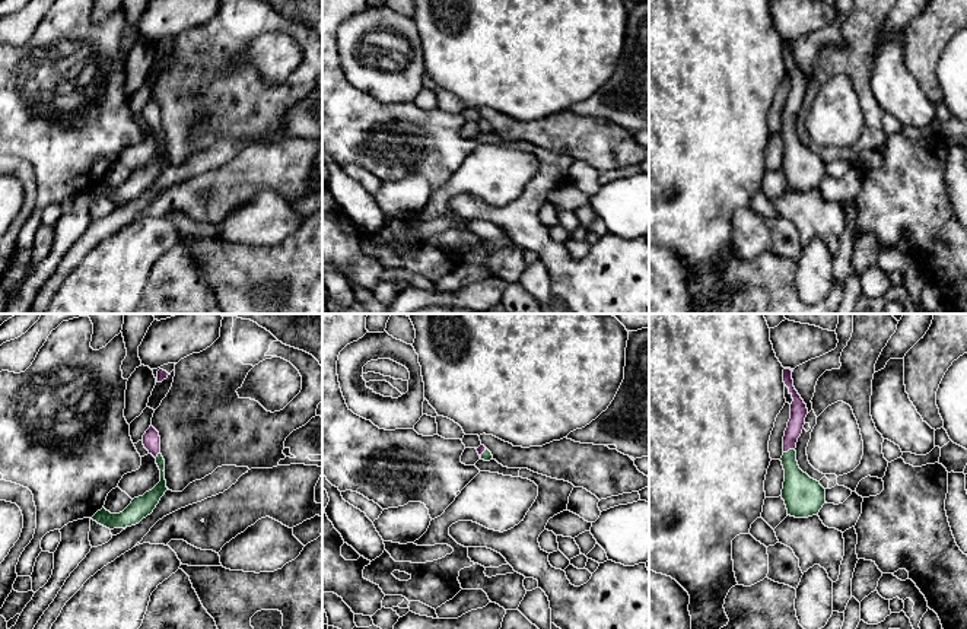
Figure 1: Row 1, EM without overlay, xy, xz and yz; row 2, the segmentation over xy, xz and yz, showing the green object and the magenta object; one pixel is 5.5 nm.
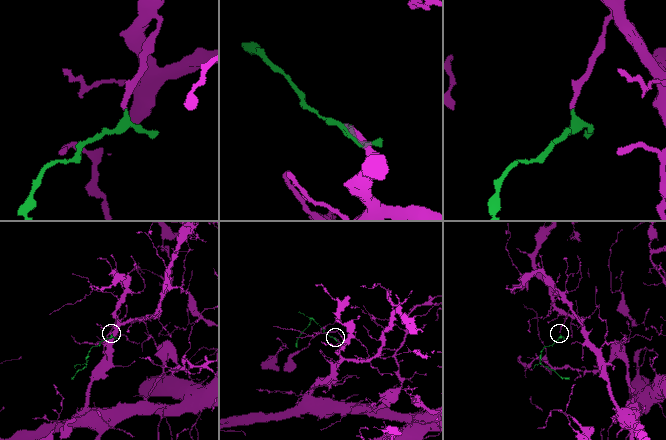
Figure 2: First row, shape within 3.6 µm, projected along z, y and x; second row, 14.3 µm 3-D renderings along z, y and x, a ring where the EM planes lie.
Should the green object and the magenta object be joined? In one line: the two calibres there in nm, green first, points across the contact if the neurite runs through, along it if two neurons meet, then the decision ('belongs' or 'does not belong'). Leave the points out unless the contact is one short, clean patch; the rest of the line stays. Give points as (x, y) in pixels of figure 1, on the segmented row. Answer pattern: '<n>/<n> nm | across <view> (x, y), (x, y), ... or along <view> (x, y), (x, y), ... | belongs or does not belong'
200/100 nm | across yz (801, 494), (789, 463), (789, 450), (798, 409) | belongs

